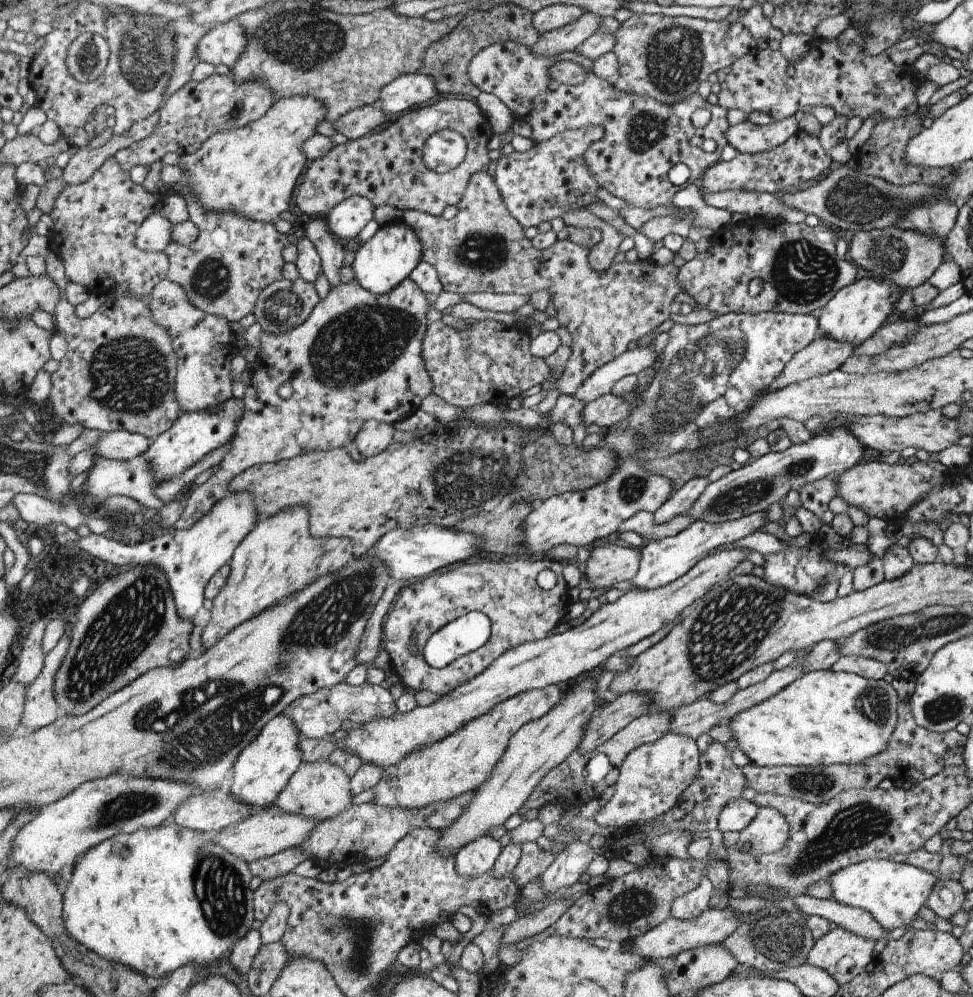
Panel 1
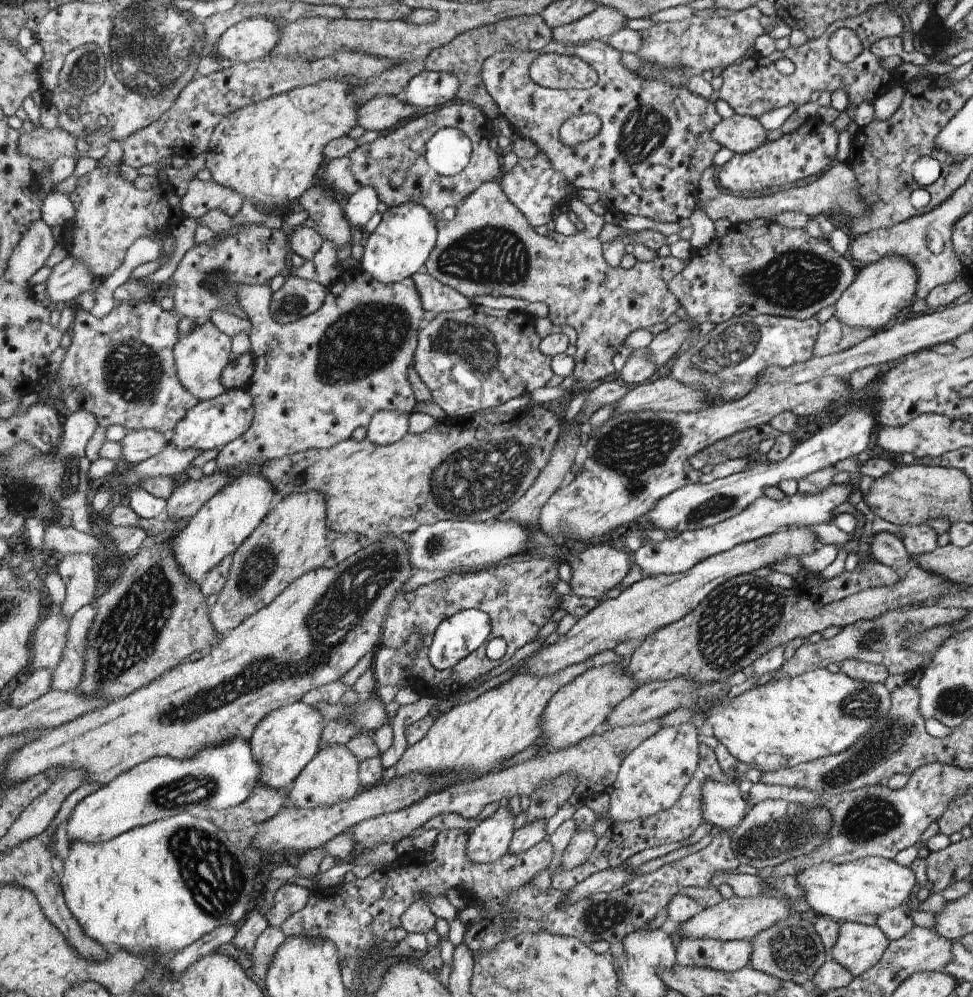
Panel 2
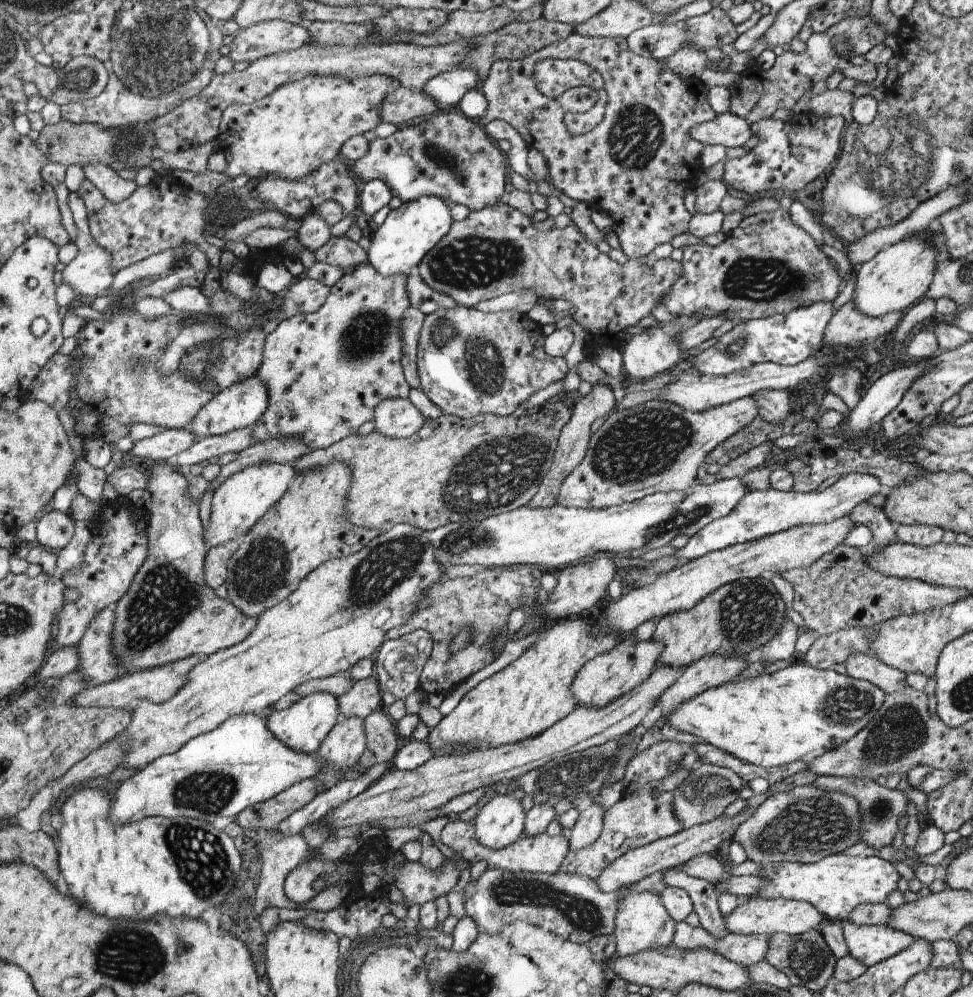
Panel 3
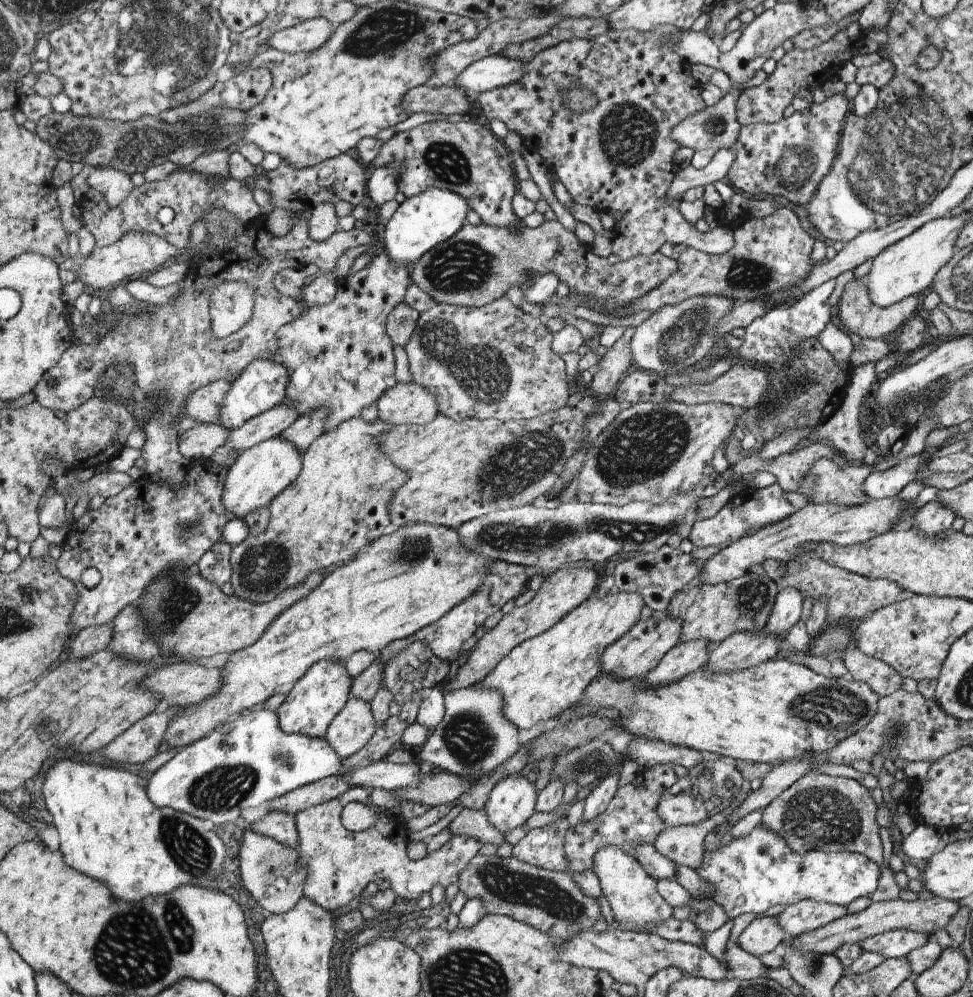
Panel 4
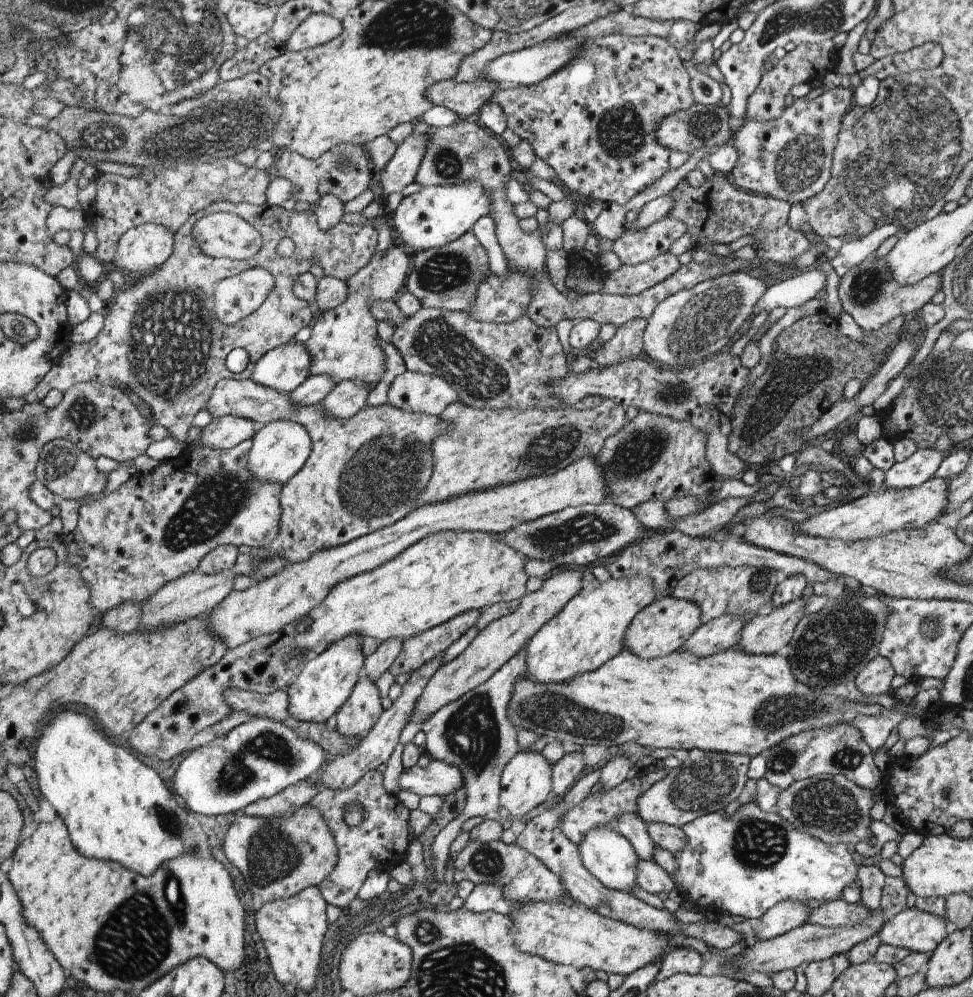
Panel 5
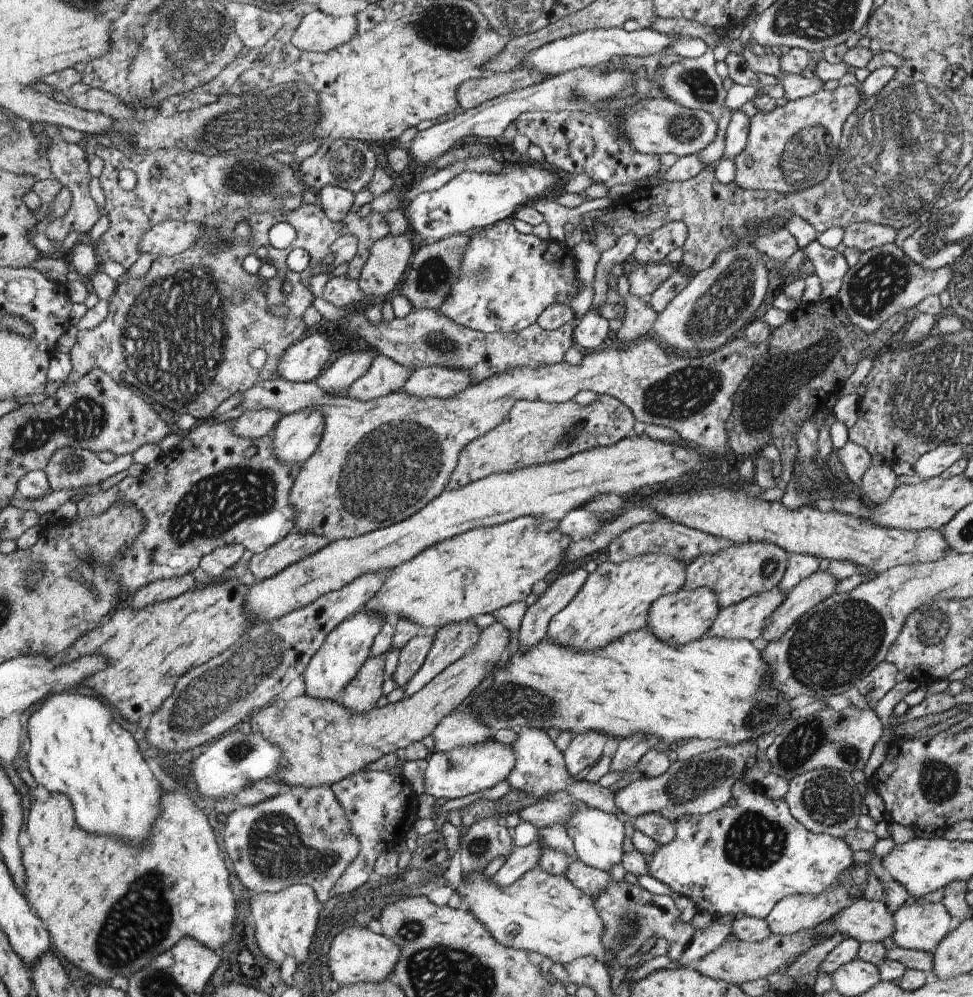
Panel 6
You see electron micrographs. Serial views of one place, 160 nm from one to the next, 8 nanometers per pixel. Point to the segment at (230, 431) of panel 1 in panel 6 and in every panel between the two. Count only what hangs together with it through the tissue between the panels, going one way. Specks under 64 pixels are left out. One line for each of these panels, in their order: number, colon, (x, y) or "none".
2: (212, 424)
3: (243, 404)
4: (263, 385)
5: (285, 368)
6: (303, 362)

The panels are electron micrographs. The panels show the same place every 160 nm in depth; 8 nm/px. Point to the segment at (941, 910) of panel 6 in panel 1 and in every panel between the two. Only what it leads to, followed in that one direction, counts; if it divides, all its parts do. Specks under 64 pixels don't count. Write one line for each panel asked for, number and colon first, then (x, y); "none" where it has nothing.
1: (842, 955)
2: (857, 947)
3: (869, 944)
4: (898, 943)
5: (919, 932)

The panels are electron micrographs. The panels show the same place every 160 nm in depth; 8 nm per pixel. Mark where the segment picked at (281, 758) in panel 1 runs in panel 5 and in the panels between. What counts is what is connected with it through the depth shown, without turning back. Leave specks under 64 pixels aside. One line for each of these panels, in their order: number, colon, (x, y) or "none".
2: (285, 742)
3: (304, 725)
4: (311, 706)
5: (326, 682)

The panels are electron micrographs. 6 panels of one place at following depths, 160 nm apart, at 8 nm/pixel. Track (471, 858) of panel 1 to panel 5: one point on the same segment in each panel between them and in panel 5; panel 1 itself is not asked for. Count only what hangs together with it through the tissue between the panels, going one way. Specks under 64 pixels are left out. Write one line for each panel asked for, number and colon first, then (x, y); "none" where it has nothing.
2: (489, 840)
3: (499, 822)
4: (511, 801)
5: (525, 782)

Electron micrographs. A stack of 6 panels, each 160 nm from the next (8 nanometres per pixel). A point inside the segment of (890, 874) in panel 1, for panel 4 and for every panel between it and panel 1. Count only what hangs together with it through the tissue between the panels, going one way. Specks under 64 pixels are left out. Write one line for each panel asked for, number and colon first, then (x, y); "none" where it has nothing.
2: (871, 885)
3: (835, 884)
4: (750, 873)

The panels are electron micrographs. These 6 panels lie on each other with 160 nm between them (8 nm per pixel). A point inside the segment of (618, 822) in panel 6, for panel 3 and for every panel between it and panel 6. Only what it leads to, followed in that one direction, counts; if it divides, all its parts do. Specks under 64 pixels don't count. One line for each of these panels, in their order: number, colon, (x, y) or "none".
3: (640, 921)
4: (635, 904)
5: (607, 856)

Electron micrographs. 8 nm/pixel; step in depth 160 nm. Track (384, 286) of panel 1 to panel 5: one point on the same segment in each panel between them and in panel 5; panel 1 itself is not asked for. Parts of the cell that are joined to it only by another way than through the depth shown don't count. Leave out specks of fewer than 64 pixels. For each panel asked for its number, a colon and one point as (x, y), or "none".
2: (399, 248)
3: (412, 230)
4: (419, 223)
5: (436, 215)

